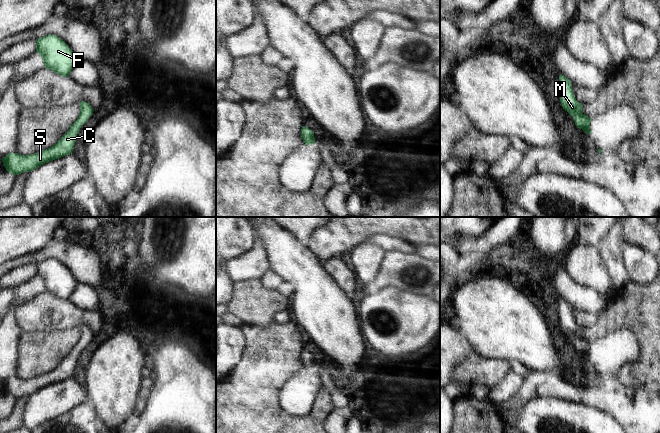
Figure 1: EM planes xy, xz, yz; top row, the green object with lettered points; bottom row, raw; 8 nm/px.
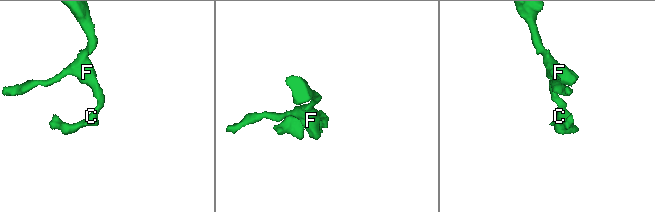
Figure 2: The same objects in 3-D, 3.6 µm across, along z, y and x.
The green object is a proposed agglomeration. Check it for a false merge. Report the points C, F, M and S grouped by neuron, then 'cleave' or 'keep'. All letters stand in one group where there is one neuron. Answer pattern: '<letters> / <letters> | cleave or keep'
C F M S | keep

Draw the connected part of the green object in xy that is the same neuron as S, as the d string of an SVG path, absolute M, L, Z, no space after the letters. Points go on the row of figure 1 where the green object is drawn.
M79 103L80 114L78 119L70 126L70 129L52 147L30 155L9 153L2 158L3 166L12 175L19 175L23 172L30 172L37 167L72 154L77 134L80 128L88 121L94 110L89 103Z

